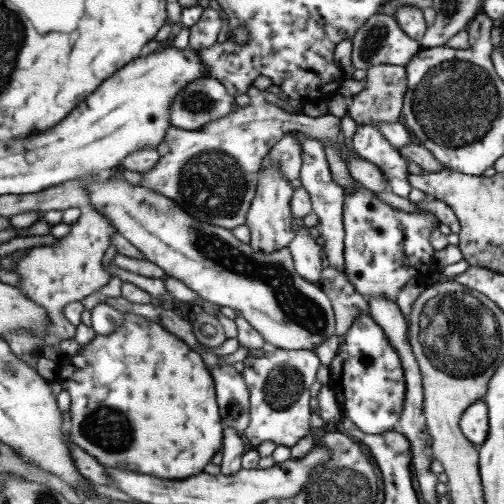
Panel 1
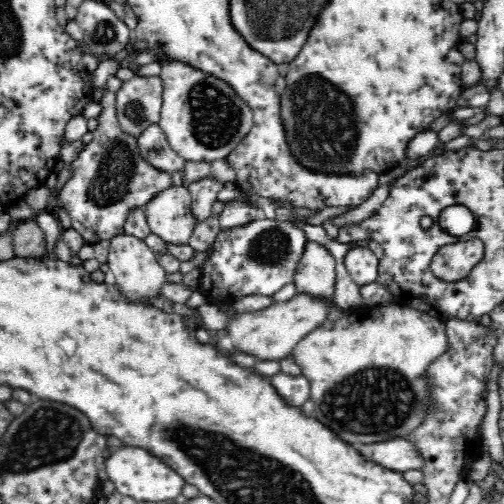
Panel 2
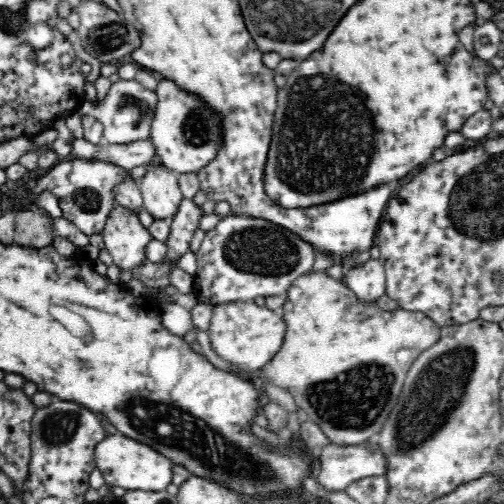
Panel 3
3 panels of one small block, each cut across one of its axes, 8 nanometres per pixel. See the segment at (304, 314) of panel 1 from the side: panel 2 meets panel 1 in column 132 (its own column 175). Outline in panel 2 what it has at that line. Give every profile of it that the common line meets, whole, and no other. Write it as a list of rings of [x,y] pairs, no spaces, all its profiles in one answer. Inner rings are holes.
[[[170,184],[168,188],[156,192],[146,204],[146,216],[152,232],[162,240],[188,244],[188,238],[194,232],[194,220],[190,210],[190,192],[188,186]]]

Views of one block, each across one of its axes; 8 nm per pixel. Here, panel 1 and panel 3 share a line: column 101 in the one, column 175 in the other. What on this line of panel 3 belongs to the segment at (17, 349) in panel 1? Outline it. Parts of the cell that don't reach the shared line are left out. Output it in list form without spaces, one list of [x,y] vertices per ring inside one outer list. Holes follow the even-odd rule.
[[[182,200],[180,208],[174,212],[170,220],[166,254],[160,262],[174,262],[174,268],[170,272],[170,286],[174,286],[180,294],[194,292],[194,276],[180,266],[180,258],[190,250],[190,240],[194,232],[200,228],[200,216],[204,216],[204,210],[196,206],[194,200]]]

